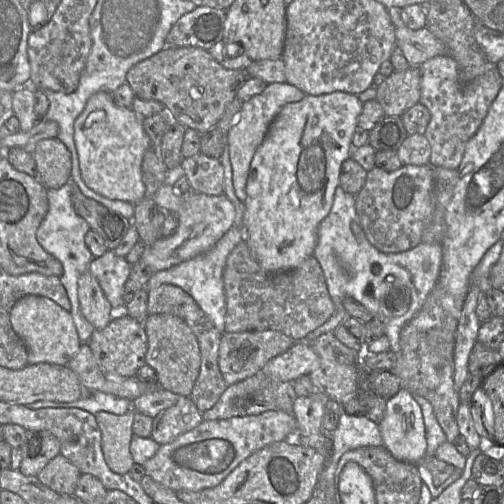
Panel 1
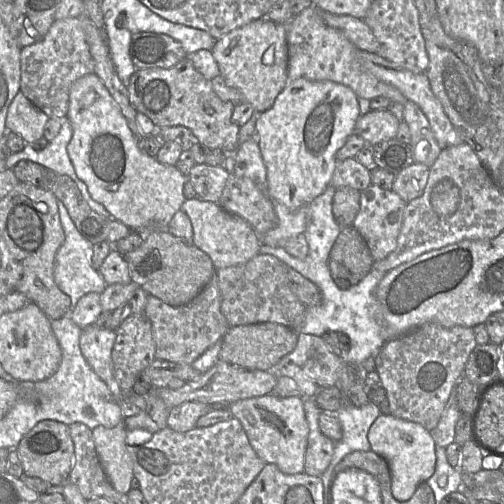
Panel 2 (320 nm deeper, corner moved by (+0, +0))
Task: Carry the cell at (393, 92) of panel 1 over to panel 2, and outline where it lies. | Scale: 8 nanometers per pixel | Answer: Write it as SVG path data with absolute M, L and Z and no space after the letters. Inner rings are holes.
M388 109L370 110L358 118L353 133L361 136L366 142L366 145L372 147L381 142L395 138L399 124L400 121Z

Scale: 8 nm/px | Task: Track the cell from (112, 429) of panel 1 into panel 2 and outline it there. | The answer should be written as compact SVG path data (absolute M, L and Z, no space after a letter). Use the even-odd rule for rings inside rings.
M124 420L113 428L97 426L92 430L96 451L103 470L114 489L127 494L133 479L133 462L127 450Z

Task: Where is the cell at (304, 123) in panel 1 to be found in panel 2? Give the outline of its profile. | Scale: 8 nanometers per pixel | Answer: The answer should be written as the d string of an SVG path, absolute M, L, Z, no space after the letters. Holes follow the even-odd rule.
M298 78L288 81L272 107L258 114L255 138L267 171L270 200L295 211L331 185L337 165L336 152L354 132L361 116L358 99L344 84Z

